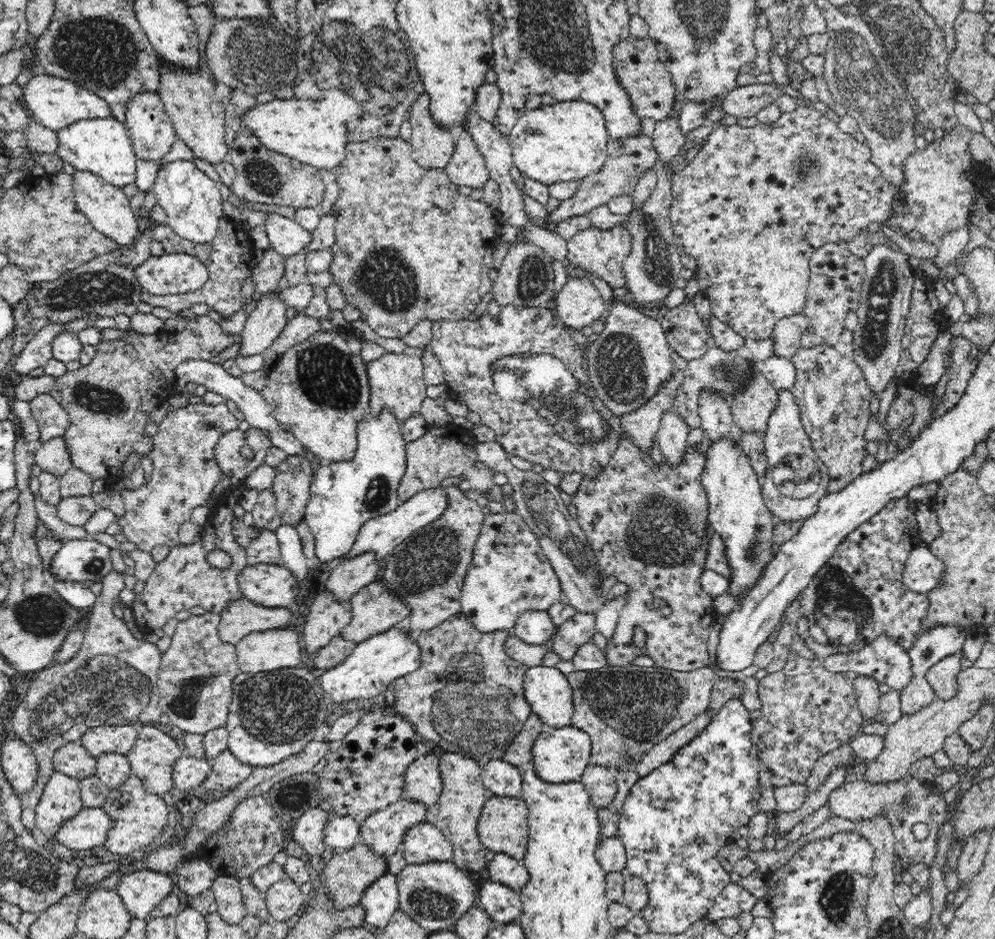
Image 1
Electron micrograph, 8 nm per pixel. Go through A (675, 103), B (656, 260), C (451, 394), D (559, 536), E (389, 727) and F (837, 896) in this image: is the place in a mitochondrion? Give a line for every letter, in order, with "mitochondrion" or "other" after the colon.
A: other
B: mitochondrion
C: other
D: mitochondrion
E: other
F: mitochondrion

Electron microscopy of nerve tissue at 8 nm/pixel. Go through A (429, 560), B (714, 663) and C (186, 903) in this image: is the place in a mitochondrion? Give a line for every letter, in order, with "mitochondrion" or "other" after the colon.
A: mitochondrion
B: other
C: other

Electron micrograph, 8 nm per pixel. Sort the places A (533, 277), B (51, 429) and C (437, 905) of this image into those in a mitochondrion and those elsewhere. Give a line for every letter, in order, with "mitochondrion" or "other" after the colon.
A: mitochondrion
B: other
C: mitochondrion

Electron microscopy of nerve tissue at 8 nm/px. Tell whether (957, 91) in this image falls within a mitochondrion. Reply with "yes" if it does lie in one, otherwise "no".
no

